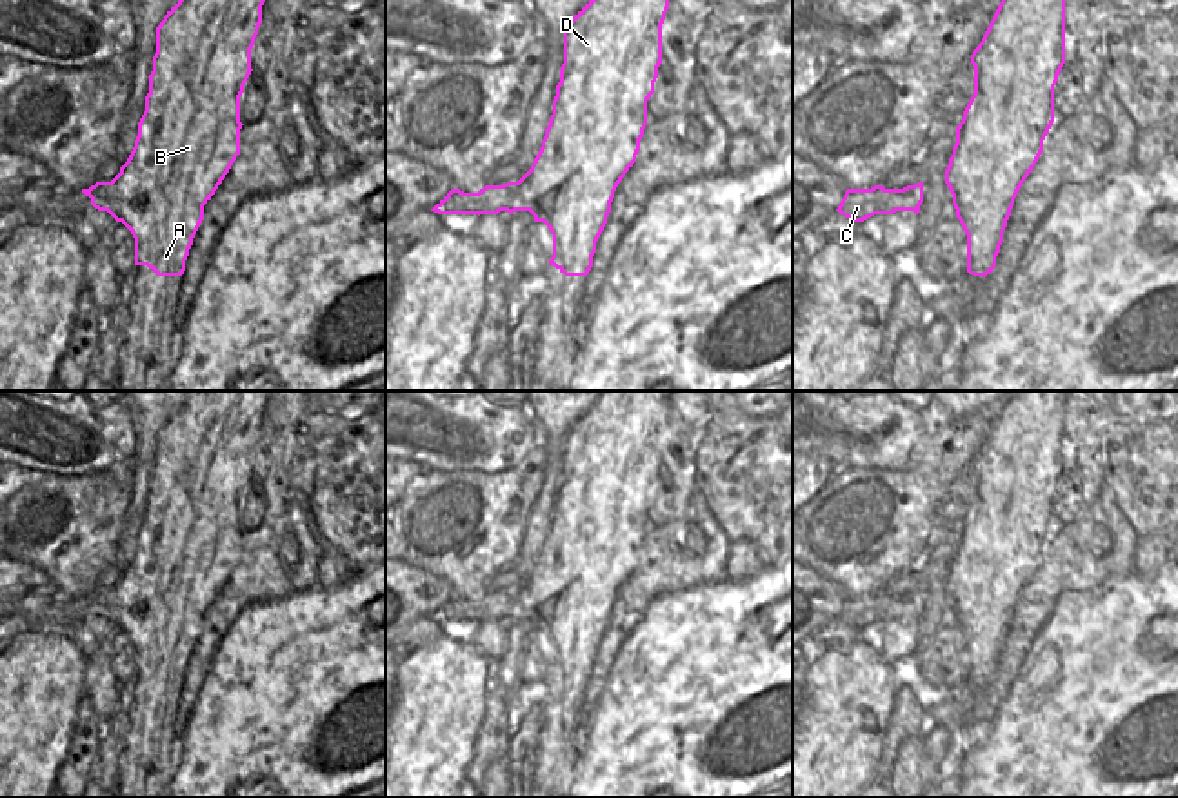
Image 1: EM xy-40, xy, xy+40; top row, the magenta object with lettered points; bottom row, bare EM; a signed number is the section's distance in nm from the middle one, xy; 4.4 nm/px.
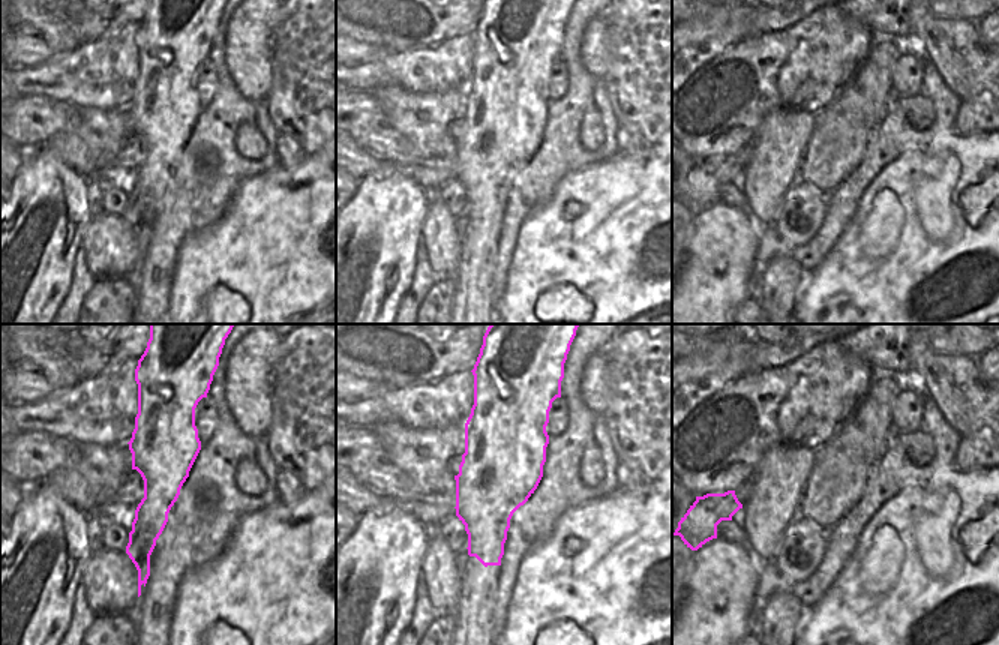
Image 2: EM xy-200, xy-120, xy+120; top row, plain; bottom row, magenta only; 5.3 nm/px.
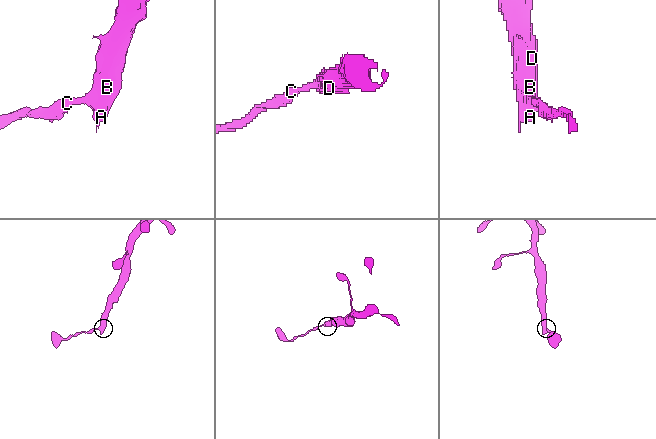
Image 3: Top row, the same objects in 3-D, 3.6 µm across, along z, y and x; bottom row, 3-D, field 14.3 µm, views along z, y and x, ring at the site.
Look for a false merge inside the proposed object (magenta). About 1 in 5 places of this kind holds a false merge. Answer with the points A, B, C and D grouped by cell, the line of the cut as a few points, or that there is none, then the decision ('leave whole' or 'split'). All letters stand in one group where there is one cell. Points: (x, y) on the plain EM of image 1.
groups A B C D; cut none; leave whole

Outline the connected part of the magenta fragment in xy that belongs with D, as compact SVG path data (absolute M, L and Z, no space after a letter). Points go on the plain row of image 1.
M602 391L564 438L564 471L553 522L531 576L518 589L485 593L478 600L451 596L431 618L478 623L529 618L553 642L549 673L565 683L587 683L614 598L640 558L647 507L662 471L667 416L669 391Z

